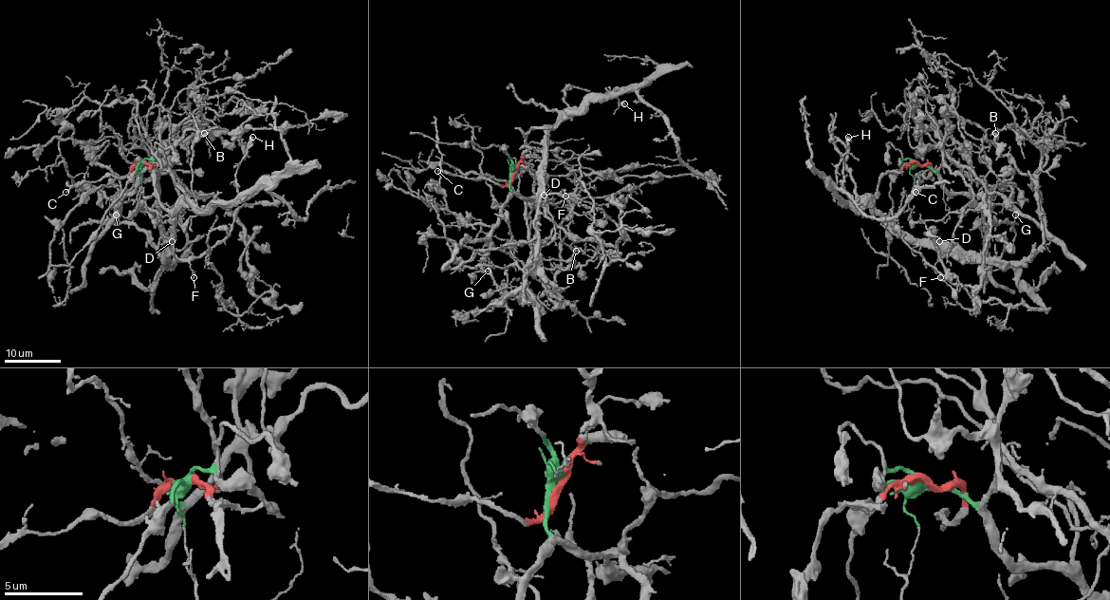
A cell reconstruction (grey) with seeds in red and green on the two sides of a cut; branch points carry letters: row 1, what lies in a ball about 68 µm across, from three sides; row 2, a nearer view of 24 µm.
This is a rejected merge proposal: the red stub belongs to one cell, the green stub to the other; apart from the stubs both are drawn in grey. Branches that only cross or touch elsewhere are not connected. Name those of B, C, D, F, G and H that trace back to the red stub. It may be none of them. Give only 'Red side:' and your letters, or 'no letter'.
Red side: C, D, F, H

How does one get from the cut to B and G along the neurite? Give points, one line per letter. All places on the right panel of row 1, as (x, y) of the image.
B: (917, 164), (934, 170), (949, 155), (989, 193), (1002, 193), (1039, 223), (1041, 150), (1012, 123), (996, 134)
G: (917, 164), (934, 170), (949, 155), (1012, 209), (1010, 199), (1015, 215)

